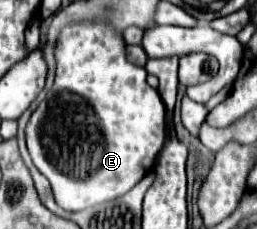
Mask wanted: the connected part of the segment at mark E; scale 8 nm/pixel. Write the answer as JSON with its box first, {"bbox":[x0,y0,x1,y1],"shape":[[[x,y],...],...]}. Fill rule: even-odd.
{"bbox":[26,23,166,211],"shape":[[[74,23],[62,29],[56,45],[56,81],[32,113],[26,143],[38,171],[50,181],[56,203],[66,211],[82,211],[128,193],[152,167],[166,141],[166,107],[146,83],[146,69],[128,63],[124,39],[110,23]]]}

